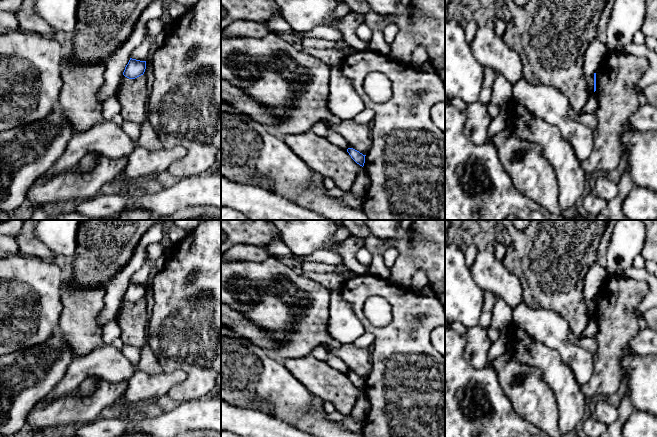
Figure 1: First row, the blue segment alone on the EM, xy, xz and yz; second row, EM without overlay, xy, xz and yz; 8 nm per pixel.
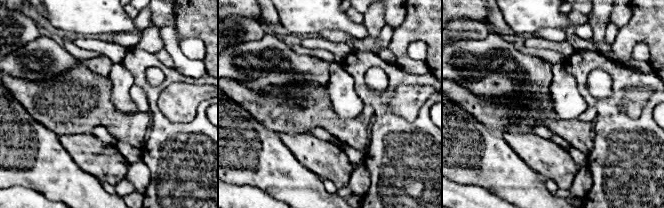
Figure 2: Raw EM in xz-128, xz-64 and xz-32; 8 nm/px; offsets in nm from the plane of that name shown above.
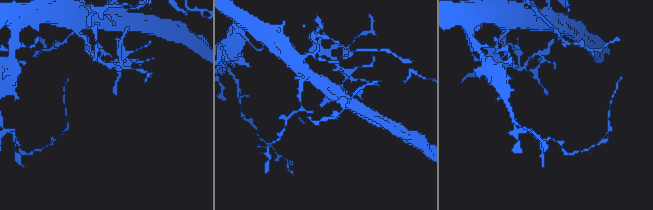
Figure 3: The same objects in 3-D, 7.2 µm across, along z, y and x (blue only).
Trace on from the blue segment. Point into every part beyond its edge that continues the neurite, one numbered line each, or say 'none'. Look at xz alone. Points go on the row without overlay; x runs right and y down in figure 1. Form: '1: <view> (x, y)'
none

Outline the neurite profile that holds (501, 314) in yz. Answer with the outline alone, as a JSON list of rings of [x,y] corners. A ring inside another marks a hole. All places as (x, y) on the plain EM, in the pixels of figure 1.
[[[497,298],[494,308],[492,310],[493,327],[502,327],[509,325],[512,321],[512,309],[500,298]]]

